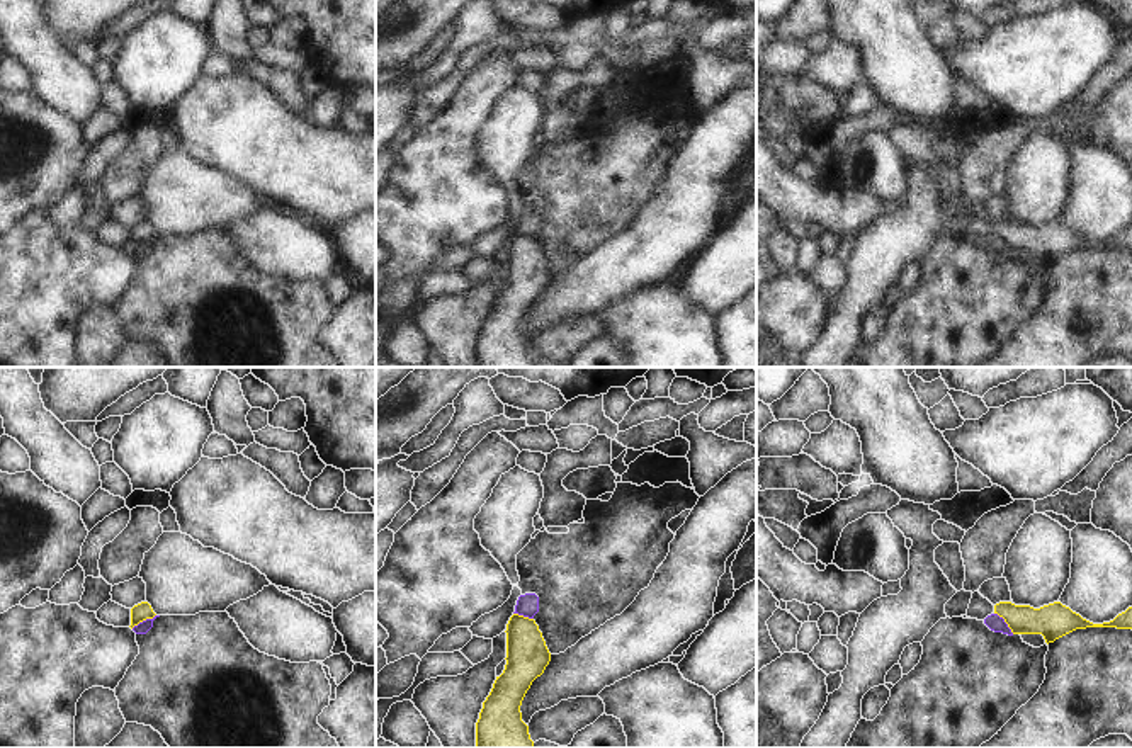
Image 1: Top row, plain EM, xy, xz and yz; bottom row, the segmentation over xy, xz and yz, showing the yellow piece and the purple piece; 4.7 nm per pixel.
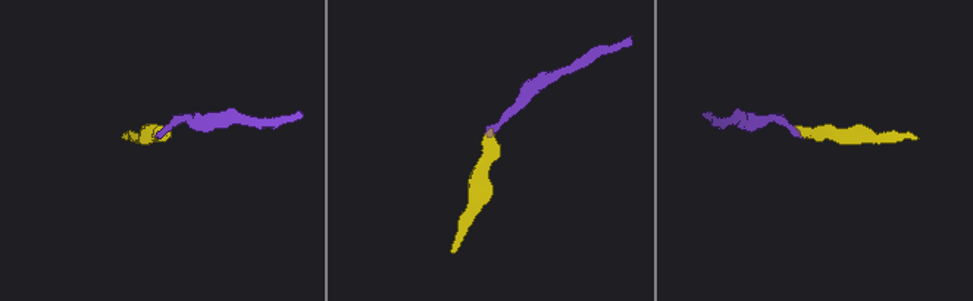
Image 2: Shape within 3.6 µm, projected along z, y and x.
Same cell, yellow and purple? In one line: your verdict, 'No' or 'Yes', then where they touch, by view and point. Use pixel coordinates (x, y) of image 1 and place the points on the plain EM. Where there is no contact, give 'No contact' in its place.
No. Touches yellow at xy (143, 238)

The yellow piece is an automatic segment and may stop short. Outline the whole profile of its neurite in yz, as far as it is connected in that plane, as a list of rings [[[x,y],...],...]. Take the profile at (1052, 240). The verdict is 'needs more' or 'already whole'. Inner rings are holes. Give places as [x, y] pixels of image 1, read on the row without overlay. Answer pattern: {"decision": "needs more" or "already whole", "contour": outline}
{"decision": "already whole", "contour": [[[999,221],[994,224],[994,233],[1005,238],[1013,253],[1042,253],[1045,262],[1086,246],[1117,246],[1132,248],[1132,226],[1118,233],[1113,240],[1093,243],[1073,231],[1061,221],[1033,228],[1030,224],[1015,224],[1011,221]]]}

